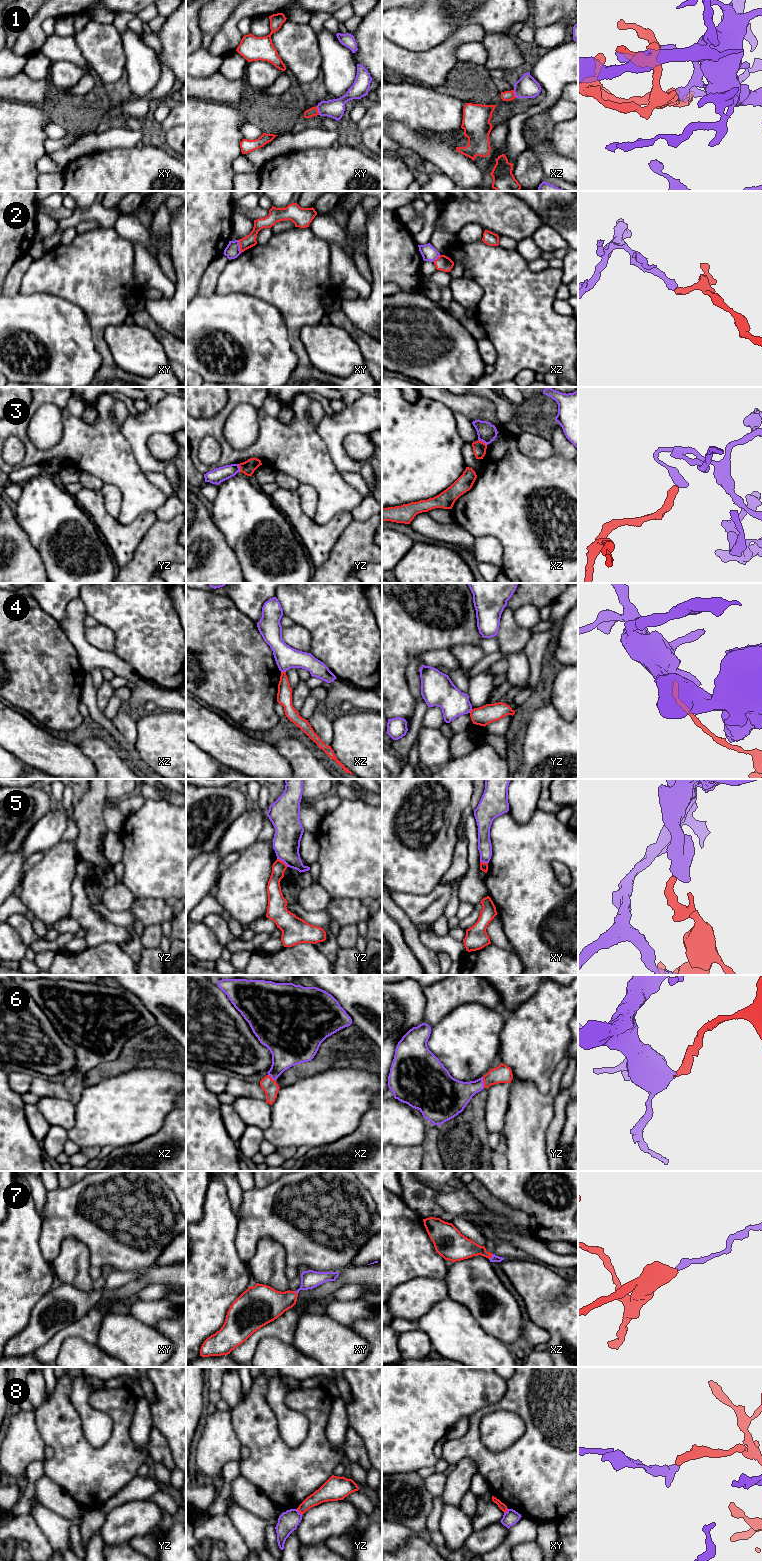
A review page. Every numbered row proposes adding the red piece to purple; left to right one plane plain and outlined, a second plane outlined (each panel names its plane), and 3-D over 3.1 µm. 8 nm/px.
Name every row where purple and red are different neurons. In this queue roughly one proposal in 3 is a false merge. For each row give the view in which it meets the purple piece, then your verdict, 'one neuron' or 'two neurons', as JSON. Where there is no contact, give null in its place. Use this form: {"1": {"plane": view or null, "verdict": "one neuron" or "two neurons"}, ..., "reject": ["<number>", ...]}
{"1": {"plane": "xy", "verdict": "one neuron"}, "2": {"plane": "xy", "verdict": "two neurons"}, "3": {"plane": "xz", "verdict": "two neurons"}, "4": {"plane": "xz", "verdict": "two neurons"}, "5": {"plane": "yz", "verdict": "two neurons"}, "6": {"plane": "yz", "verdict": "one neuron"}, "7": {"plane": "xz", "verdict": "one neuron"}, "8": {"plane": "yz", "verdict": "two neurons"}, "reject": ["2", "3", "4", "5", "8"]}

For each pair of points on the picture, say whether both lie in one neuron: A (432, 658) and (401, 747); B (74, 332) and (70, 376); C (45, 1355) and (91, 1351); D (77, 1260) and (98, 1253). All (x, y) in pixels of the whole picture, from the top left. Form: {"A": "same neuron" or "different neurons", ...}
{"A": "different neurons", "B": "same neuron", "C": "different neurons", "D": "different neurons"}

